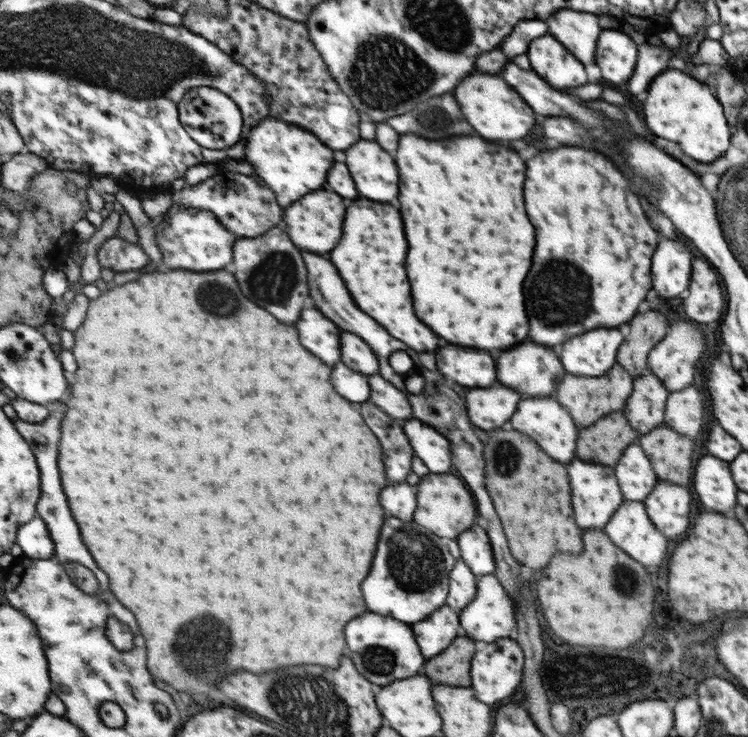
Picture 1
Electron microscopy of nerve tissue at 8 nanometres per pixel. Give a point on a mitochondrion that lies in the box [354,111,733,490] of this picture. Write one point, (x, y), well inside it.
(559, 293)

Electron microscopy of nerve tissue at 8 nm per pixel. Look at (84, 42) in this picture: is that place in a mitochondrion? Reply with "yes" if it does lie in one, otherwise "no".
yes

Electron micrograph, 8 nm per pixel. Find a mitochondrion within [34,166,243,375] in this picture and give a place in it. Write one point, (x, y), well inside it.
(225, 302)

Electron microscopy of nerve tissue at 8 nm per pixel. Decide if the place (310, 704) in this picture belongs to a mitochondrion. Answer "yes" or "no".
yes

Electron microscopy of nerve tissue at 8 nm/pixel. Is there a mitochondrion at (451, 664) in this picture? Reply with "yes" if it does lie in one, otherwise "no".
no

